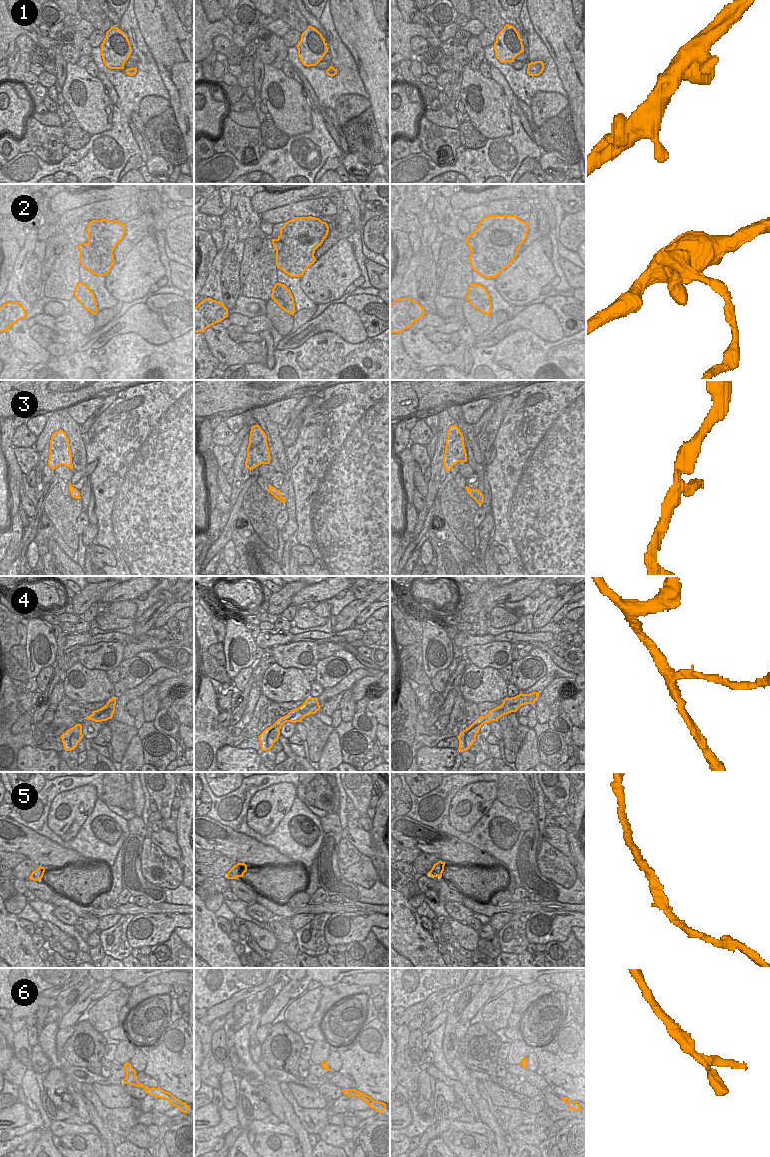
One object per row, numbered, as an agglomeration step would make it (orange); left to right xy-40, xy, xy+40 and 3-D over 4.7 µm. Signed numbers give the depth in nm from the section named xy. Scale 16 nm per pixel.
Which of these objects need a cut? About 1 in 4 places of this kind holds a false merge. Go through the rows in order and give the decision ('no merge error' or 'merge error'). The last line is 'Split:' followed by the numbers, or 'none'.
1: no merge error
2: merge error
3: no merge error
4: no merge error
5: no merge error
6: no merge error
Split: 2

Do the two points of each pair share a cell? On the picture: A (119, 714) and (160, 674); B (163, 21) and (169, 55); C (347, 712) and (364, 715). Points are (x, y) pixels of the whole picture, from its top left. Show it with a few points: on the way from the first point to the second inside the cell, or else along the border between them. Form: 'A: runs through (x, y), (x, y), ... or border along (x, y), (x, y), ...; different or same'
A: runs through (122, 702), (130, 694), (139, 691), (148, 683); same
B: runs through (163, 29), (163, 34), (169, 43), (169, 47); same
C: border along (356, 711), (350, 721); different

